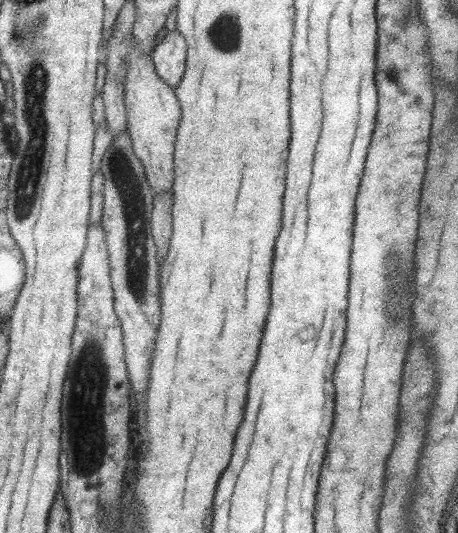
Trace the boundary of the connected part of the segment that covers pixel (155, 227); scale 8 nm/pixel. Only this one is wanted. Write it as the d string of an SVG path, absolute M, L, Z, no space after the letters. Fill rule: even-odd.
M173 189L153 195L153 211L151 215L151 231L158 249L158 268L162 268L164 257L170 249L173 233Z

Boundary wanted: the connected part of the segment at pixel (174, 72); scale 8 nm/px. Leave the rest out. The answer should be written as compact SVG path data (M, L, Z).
M177 29L167 32L151 55L158 77L170 86L180 85L187 62L187 42L184 36Z

